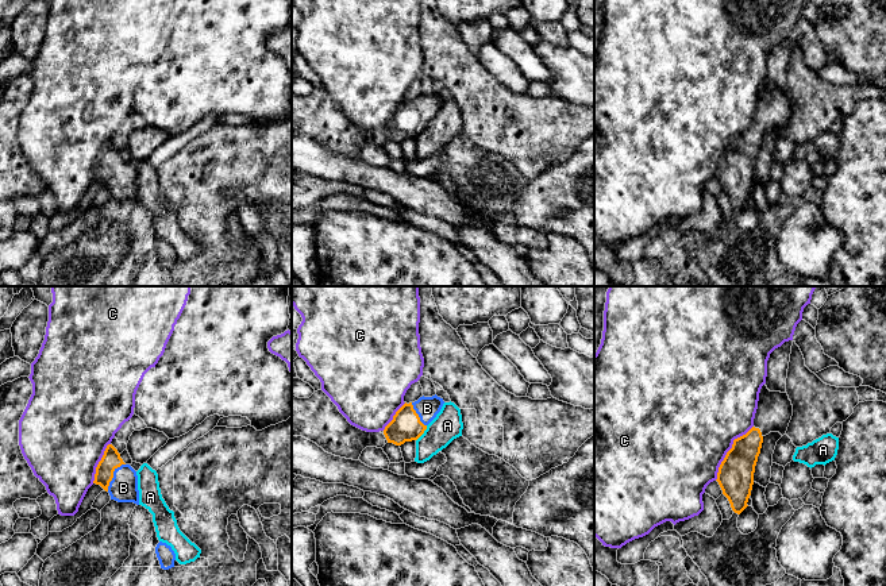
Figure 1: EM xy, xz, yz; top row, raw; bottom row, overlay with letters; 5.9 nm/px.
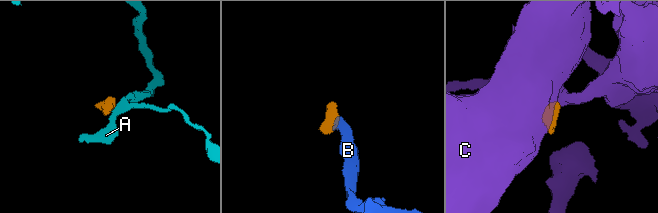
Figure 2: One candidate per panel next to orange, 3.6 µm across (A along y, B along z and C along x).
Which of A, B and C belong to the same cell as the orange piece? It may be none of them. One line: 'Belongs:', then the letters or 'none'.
Belongs: B

